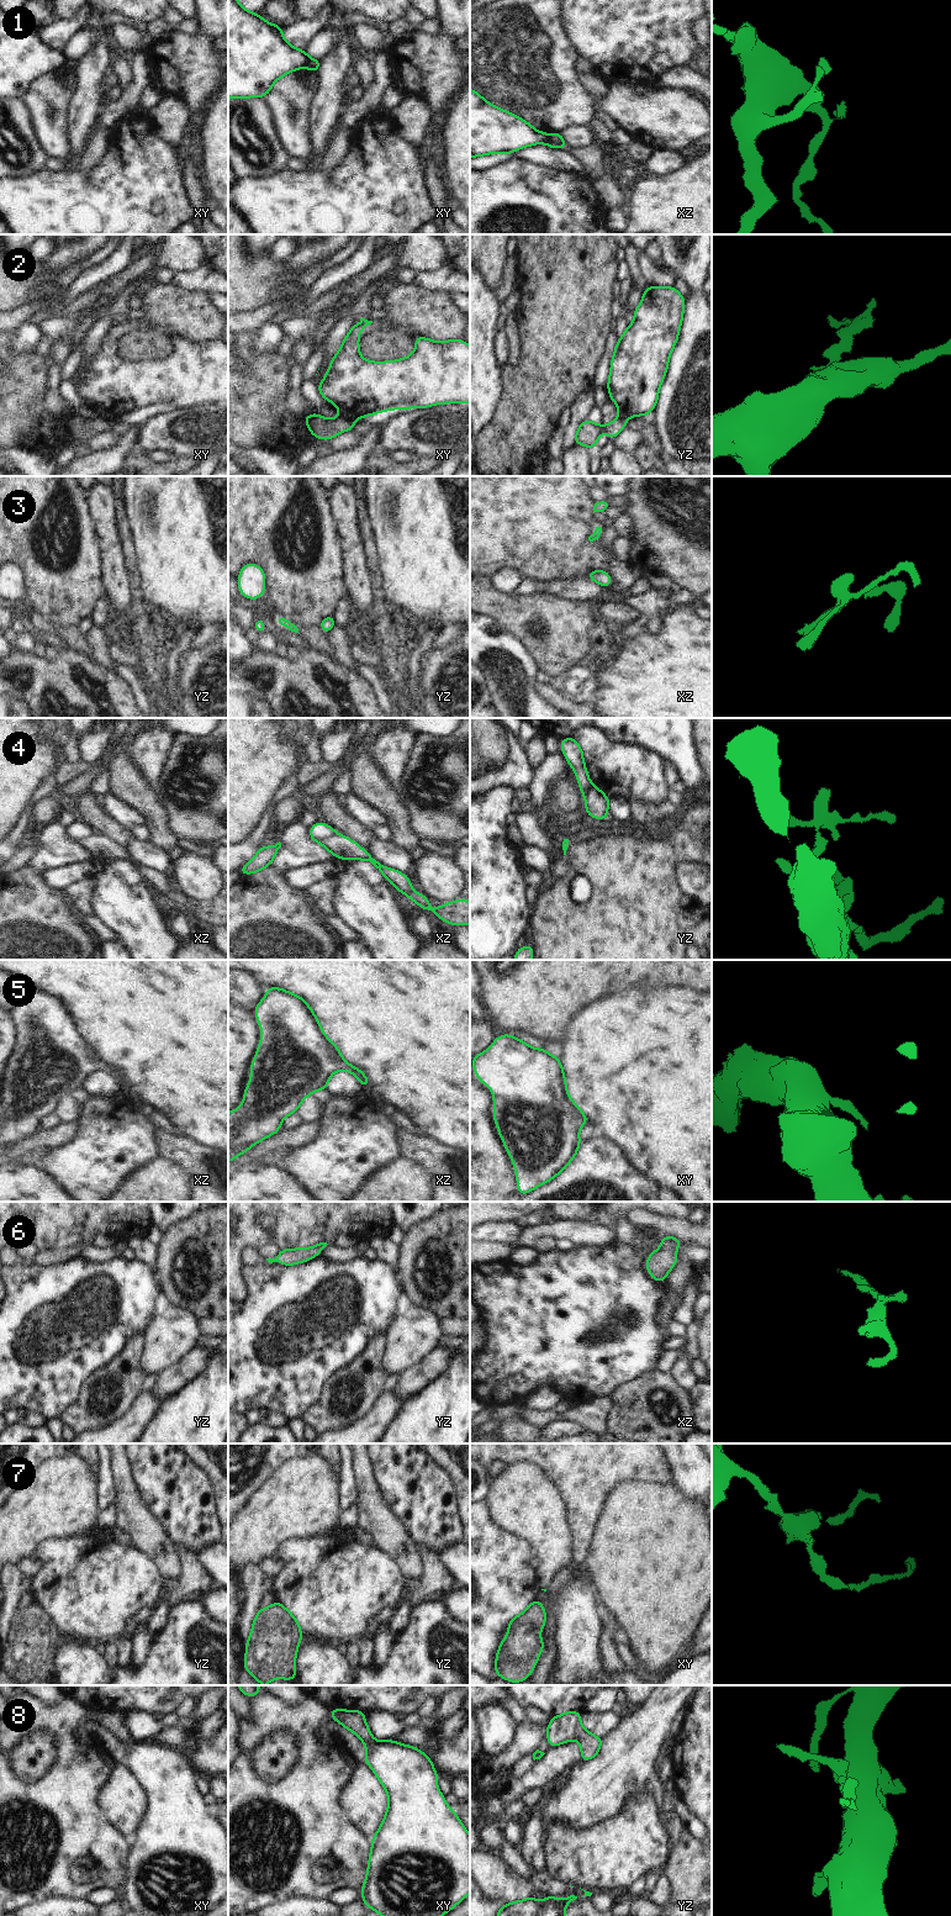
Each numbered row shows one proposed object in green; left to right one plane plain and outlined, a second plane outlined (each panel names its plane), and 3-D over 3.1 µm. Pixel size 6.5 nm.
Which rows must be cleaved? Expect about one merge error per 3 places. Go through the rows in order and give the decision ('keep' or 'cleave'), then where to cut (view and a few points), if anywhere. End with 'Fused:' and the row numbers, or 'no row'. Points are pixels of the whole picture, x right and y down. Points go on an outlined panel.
1: cleave | xz (550, 135), (544, 142)
2: cleave | xy (342, 415), (354, 421)
3: keep | no cut
4: cleave | xz (336, 832), (320, 839), (310, 837)
5: keep | no cut
6: keep | no cut
7: keep | no cut
8: keep | no cut
Fused: 1, 2, 4

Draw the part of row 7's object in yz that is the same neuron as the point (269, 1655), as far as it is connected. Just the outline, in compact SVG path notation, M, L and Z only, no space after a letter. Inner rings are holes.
M280 1603L258 1610L245 1643L243 1668L259 1683L296 1678L296 1654L302 1641L297 1619Z

